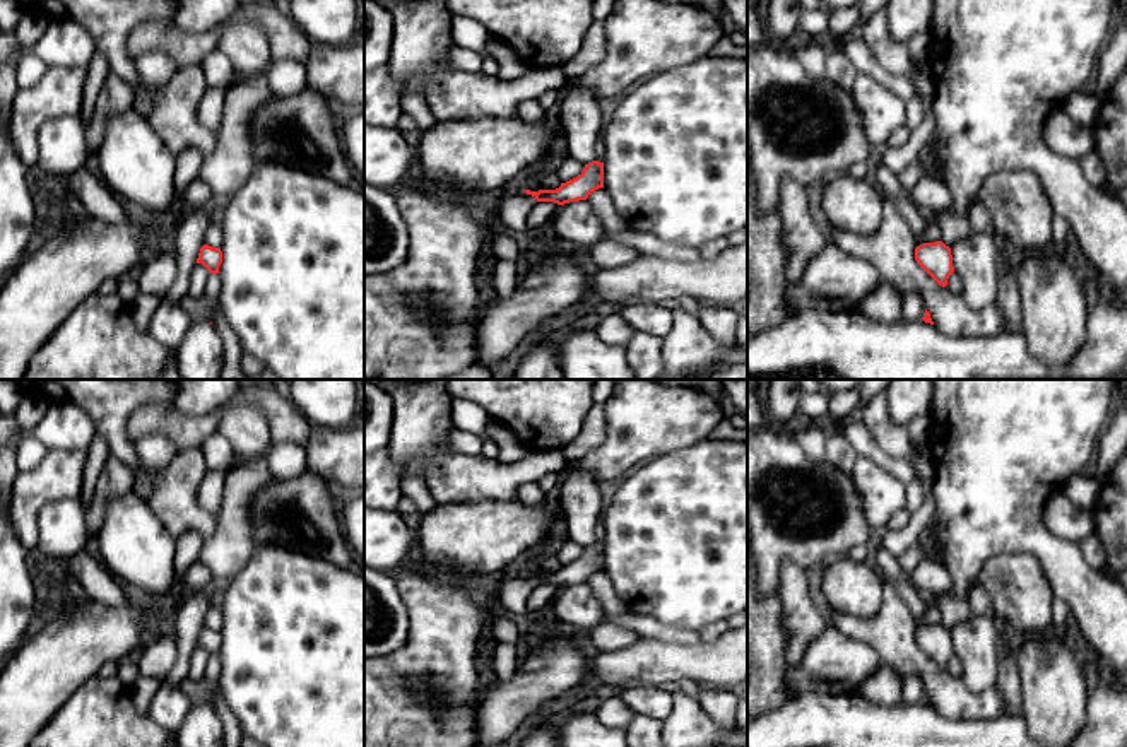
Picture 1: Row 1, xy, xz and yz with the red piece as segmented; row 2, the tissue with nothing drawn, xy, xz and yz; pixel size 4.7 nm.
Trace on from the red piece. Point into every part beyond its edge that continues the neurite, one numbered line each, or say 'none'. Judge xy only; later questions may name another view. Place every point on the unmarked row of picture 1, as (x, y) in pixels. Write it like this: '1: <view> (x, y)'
none

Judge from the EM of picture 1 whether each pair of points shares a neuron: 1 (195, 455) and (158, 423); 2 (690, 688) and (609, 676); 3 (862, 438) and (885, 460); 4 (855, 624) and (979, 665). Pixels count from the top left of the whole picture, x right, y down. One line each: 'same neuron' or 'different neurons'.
1: different neurons
2: different neurons
3: same neuron
4: different neurons

